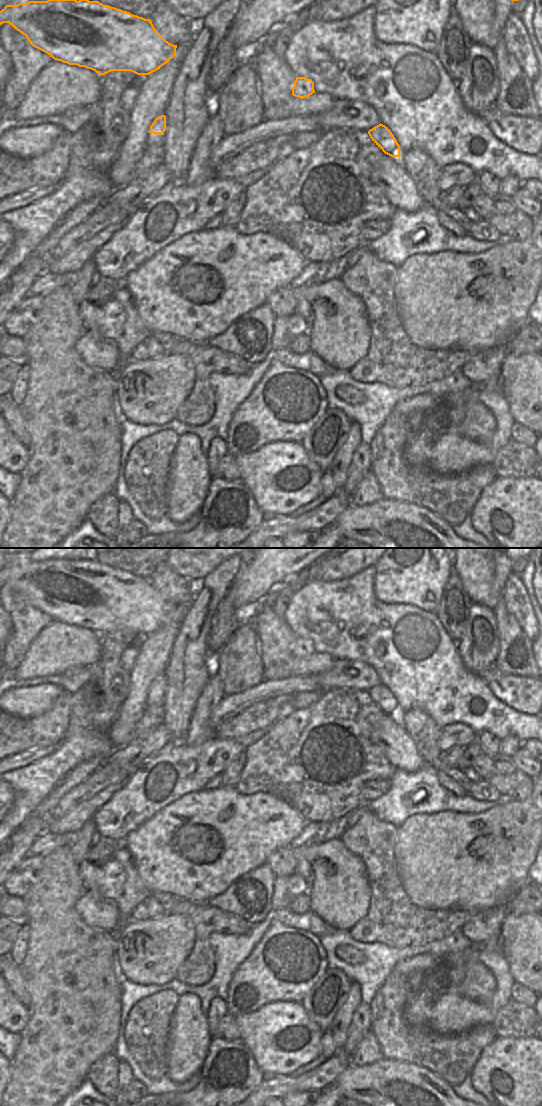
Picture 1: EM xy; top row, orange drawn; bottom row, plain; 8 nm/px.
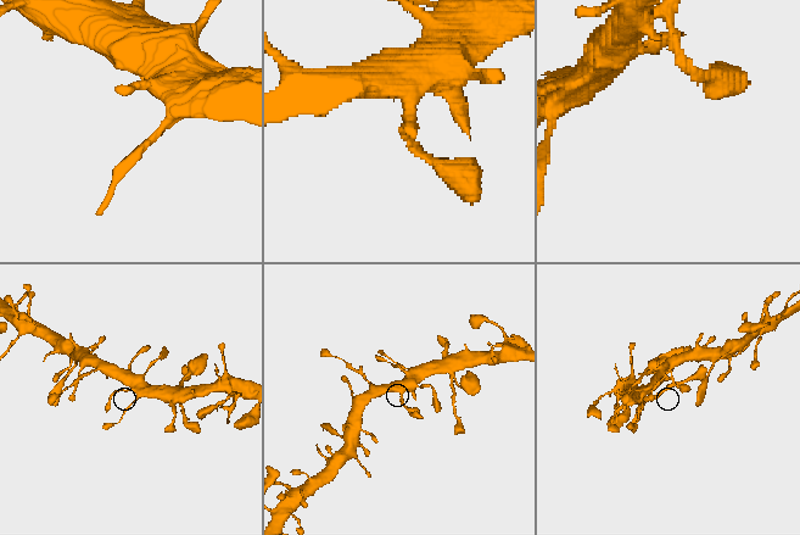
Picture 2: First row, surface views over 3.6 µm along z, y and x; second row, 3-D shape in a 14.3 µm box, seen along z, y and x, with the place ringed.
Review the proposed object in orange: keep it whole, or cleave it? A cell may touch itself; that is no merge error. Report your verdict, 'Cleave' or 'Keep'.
Keep

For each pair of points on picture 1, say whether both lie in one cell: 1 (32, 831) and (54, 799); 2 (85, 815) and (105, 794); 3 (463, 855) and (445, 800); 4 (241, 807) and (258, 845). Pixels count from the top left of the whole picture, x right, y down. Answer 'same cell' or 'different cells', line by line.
1: same cell
2: same cell
3: different cells
4: same cell

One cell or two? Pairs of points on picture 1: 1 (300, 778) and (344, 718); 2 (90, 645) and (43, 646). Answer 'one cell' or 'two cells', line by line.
1: one cell
2: one cell

